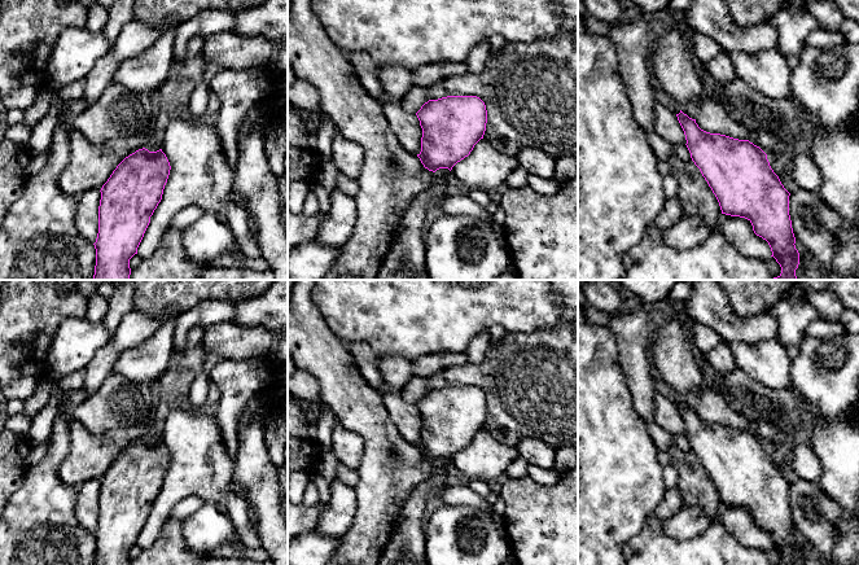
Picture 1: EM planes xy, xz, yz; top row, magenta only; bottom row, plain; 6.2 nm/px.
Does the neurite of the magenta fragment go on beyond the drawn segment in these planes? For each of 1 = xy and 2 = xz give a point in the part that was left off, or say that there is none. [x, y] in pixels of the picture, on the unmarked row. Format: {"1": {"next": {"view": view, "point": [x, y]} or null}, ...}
{"1": {"next": null}, "2": {"next": null}}

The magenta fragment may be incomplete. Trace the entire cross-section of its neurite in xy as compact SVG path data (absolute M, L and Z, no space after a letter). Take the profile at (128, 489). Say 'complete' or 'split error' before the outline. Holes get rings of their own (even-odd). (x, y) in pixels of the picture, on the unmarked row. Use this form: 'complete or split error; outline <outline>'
complete; outline M143 438L126 447L101 478L98 496L98 524L95 535L95 565L131 565L130 549L150 513L150 507L162 490L170 465L170 452L162 439L149 442Z

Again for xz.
complete; outline M447 386L429 390L416 403L422 419L421 442L417 444L429 461L452 457L468 447L474 435L483 429L487 413L485 393L477 386Z

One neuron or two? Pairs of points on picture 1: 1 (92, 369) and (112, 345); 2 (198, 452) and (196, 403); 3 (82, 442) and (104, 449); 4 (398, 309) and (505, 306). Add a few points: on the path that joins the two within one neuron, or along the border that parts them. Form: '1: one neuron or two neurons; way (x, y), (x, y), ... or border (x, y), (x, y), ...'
1: one neuron; way (99, 363), (110, 351)
2: two neurons; border (189, 407), (202, 408)
3: one neuron; way (87, 447), (99, 449)
4: one neuron; way (425, 306), (478, 306)

